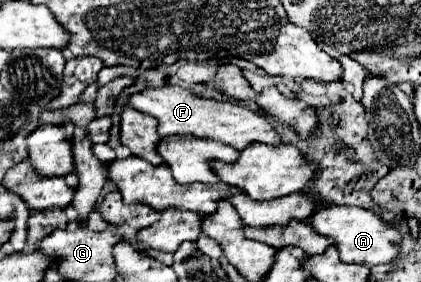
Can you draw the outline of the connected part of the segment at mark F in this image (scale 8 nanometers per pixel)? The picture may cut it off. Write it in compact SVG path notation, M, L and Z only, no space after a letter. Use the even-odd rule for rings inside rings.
M162 86L162 88L146 88L144 92L138 92L130 96L128 106L152 114L158 118L158 132L160 136L196 136L196 138L212 138L220 140L224 144L232 144L238 150L244 150L246 146L258 142L268 146L282 144L280 134L274 130L274 126L260 116L258 112L252 112L246 106L238 106L234 102L222 102L222 100L208 100L200 98L194 92L180 88L180 86Z

